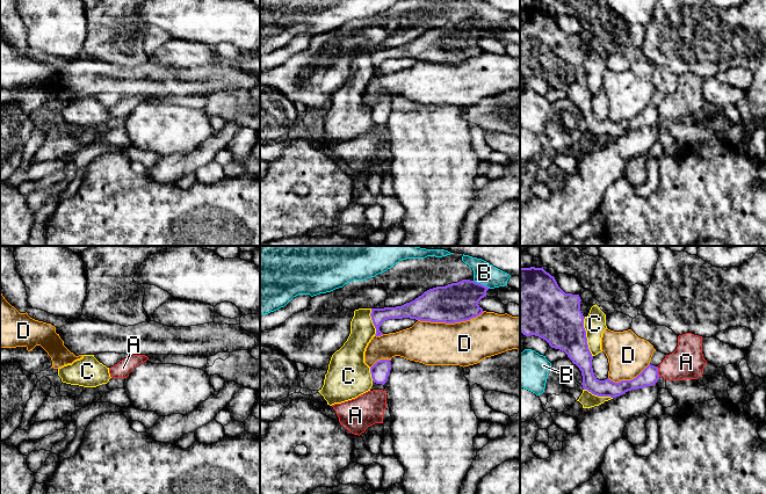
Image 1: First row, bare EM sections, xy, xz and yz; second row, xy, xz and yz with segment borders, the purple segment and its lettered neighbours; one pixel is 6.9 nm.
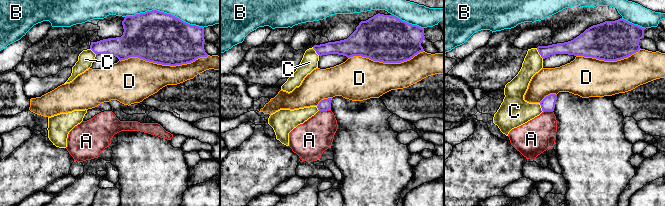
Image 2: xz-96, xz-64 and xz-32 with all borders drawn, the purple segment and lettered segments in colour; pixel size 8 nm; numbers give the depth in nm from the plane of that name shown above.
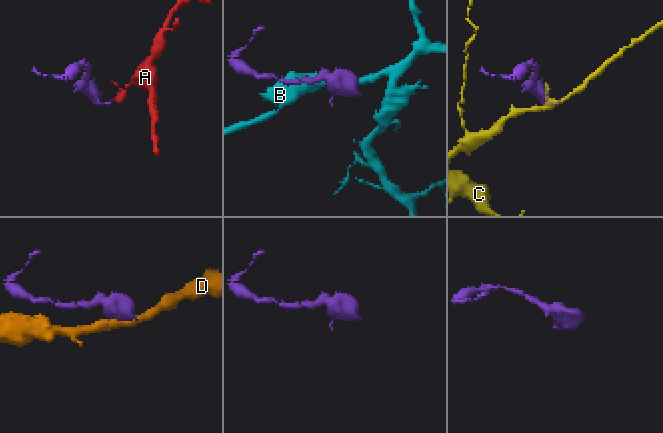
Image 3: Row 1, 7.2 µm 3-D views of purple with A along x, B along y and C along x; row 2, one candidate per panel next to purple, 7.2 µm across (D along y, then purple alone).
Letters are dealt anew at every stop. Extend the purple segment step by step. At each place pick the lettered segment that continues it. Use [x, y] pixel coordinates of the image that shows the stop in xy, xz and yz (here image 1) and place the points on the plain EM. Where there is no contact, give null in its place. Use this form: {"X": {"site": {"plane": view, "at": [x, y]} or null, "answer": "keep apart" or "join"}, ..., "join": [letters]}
{"A": {"site": {"plane": "yz", "at": [657, 111]}, "answer": "keep apart"}, "B": {"site": {"plane": "xz", "at": [482, 24]}, "answer": "keep apart"}, "C": {"site": {"plane": "yz", "at": [585, 77]}, "answer": "keep apart"}, "D": {"site": {"plane": "xz", "at": [450, 63]}, "answer": "keep apart"}, "join": []}

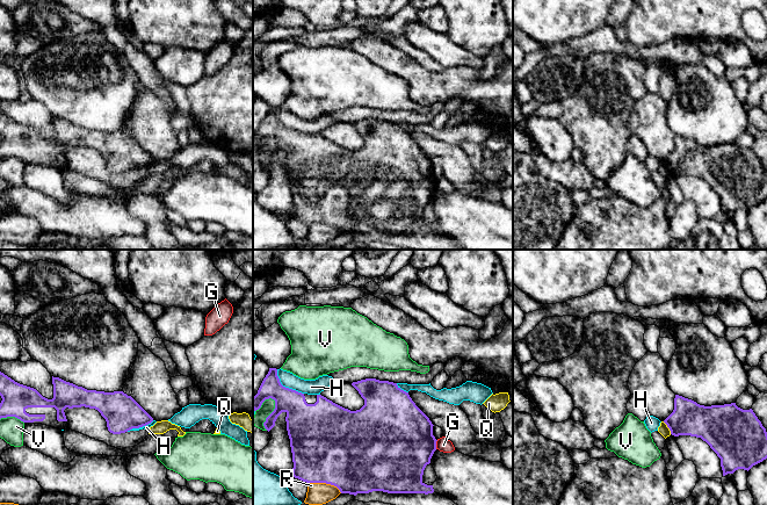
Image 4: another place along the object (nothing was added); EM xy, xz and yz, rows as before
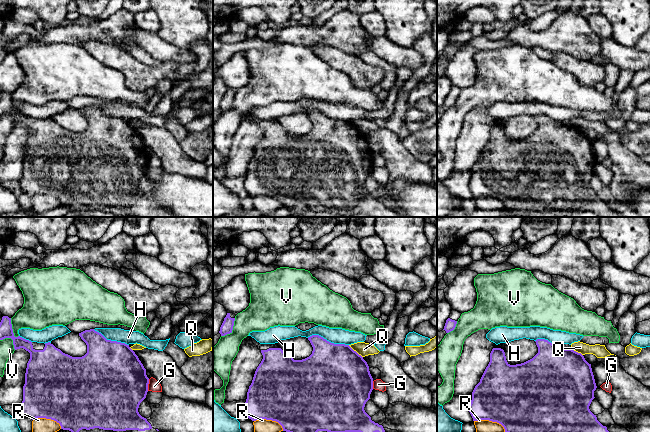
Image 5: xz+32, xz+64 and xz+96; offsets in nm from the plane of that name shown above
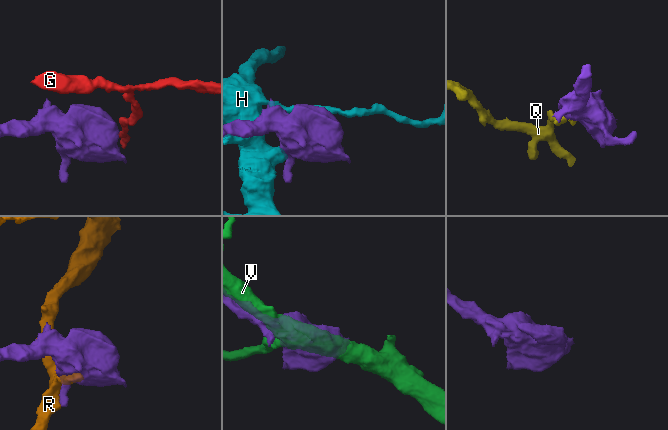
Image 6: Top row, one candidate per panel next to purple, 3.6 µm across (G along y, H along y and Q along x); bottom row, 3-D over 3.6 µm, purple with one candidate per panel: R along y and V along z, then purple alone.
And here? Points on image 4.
{"G": {"site": {"plane": "xz", "at": [435, 185]}, "answer": "keep apart"}, "H": {"site": {"plane": "xz", "at": [284, 127]}, "answer": "keep apart"}, "Q": {"site": {"plane": "yz", "at": [667, 166]}, "answer": "keep apart"}, "R": {"site": {"plane": "xz", "at": [325, 222]}, "answer": "keep apart"}, "V": {"site": {"plane": "xy", "at": [12, 156]}, "answer": "keep apart"}, "join": []}

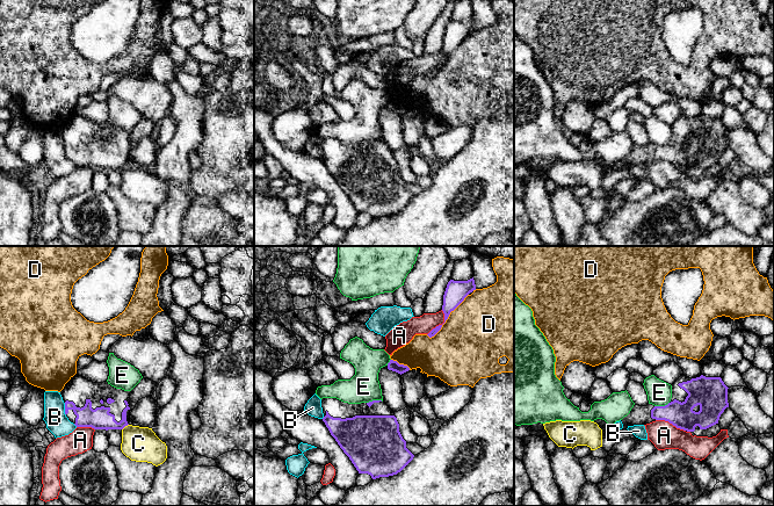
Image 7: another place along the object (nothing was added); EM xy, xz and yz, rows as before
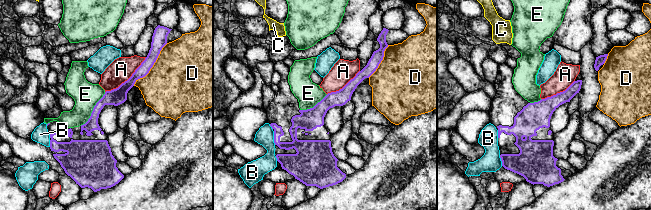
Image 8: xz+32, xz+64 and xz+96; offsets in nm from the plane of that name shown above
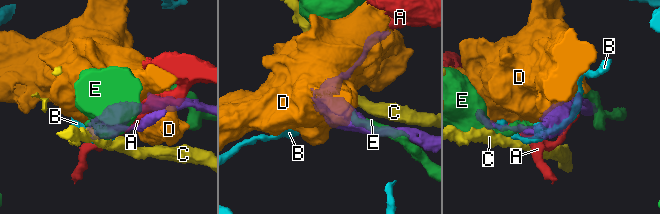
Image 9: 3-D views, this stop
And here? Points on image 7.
{"A": {"site": {"plane": "yz", "at": [671, 163]}, "answer": "keep apart"}, "B": {"site": {"plane": "xy", "at": [65, 149]}, "answer": "keep apart"}, "C": {"site": {"plane": "xy", "at": [124, 166]}, "answer": "keep apart"}, "D": {"site": {"plane": "xz", "at": [448, 56]}, "answer": "keep apart"}, "E": {"site": {"plane": "yz", "at": [662, 146]}, "answer": "keep apart"}, "join": []}

